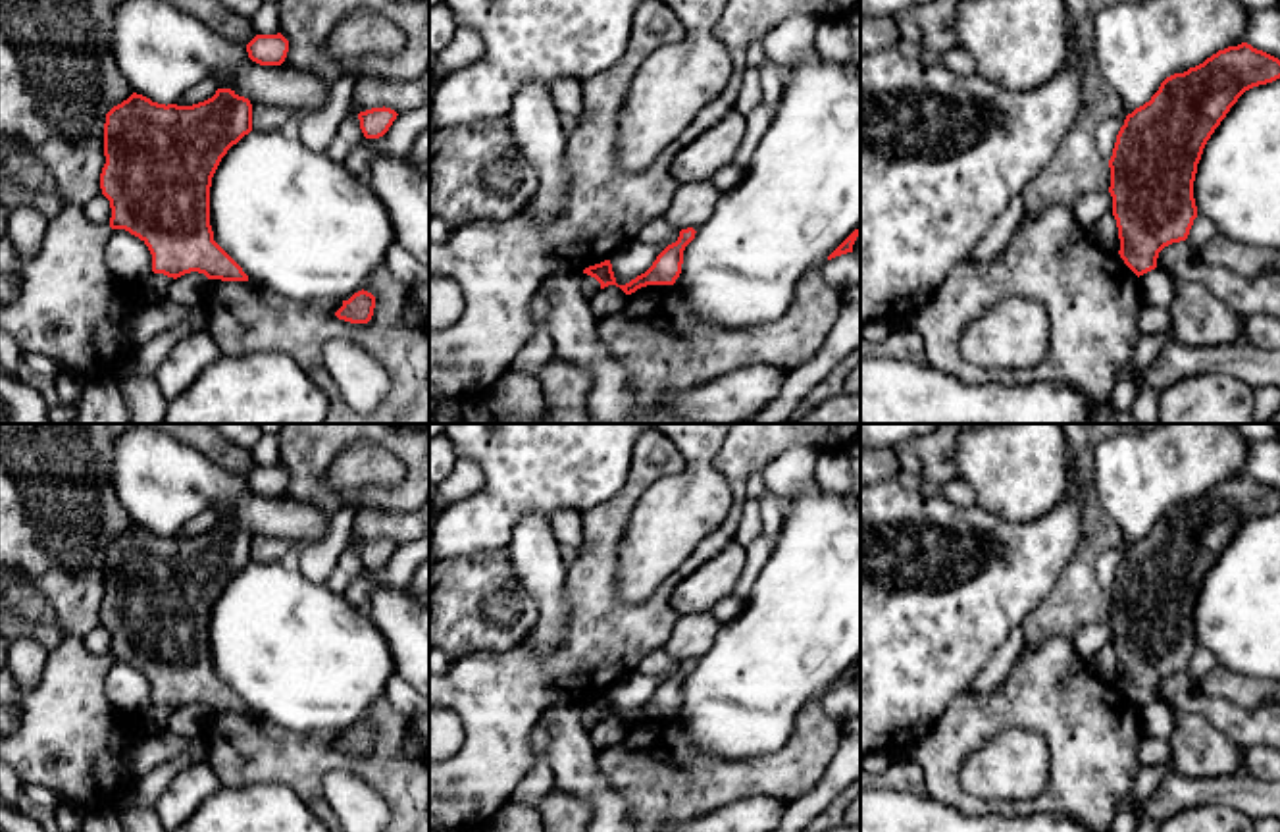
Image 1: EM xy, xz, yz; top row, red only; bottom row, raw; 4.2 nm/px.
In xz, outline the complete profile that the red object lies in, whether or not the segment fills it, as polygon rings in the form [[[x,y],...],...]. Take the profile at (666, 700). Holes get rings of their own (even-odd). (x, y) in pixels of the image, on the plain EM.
[[[693,659],[681,661],[678,672],[668,676],[645,705],[626,716],[616,715],[610,691],[589,697],[583,705],[595,709],[601,715],[601,720],[616,716],[626,726],[631,726],[647,716],[674,716],[681,705],[683,682],[695,670],[695,664],[697,663]]]

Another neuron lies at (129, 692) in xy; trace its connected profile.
[[[112,661],[106,674],[106,695],[115,713],[125,720],[137,720],[152,705],[148,678],[125,661]]]

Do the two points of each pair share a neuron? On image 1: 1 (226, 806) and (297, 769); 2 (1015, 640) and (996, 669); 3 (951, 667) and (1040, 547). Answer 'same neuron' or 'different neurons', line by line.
1: different neurons
2: same neuron
3: same neuron

